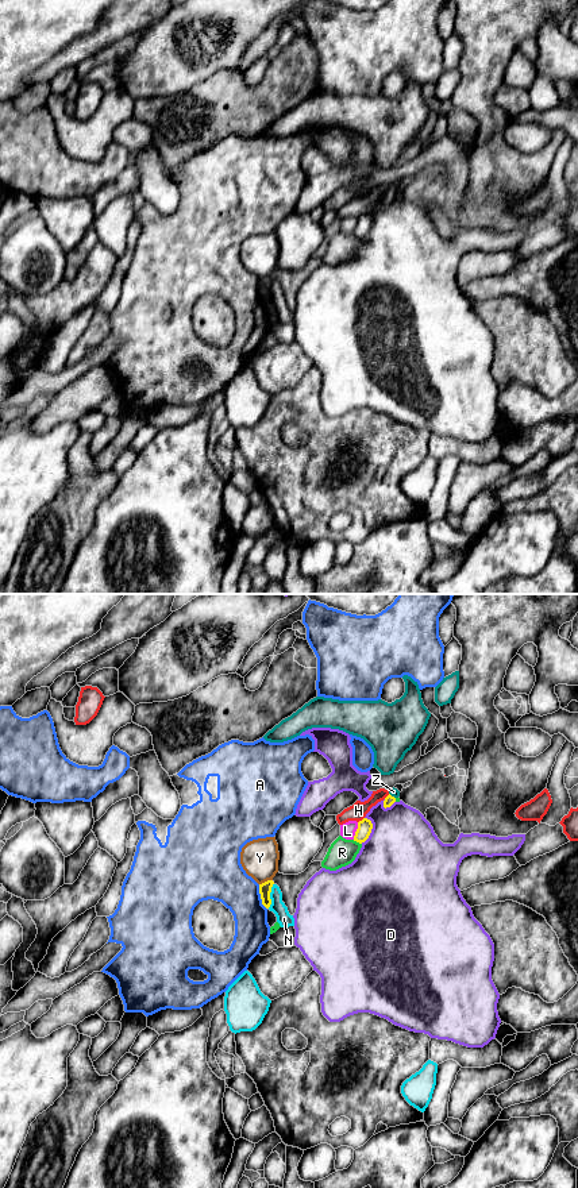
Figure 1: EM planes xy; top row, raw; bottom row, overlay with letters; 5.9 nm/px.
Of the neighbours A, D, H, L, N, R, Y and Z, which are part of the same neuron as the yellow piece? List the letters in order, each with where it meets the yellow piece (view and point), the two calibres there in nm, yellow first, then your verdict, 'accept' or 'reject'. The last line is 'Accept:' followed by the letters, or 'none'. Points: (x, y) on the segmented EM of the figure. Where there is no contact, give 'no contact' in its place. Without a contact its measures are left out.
A: contact xy (261, 897); calibres 80 and 260 nm; reject
D: contact xy (370, 830); calibres 90 and 480 nm; reject
H: contact xy (362, 820); calibres 90 and 100 nm; reject
L: contact xy (357, 830); calibres 90 and 100 nm; reject
N: contact xy (269, 895); calibres 80 and 90 nm; reject
R: contact xy (357, 841); calibres 90 and 160 nm; reject
Y: contact xy (265, 882); calibres 80 and 220 nm; reject
Z: contact xy (390, 795); calibres 60 and 50 nm; accept
Accept: Z

